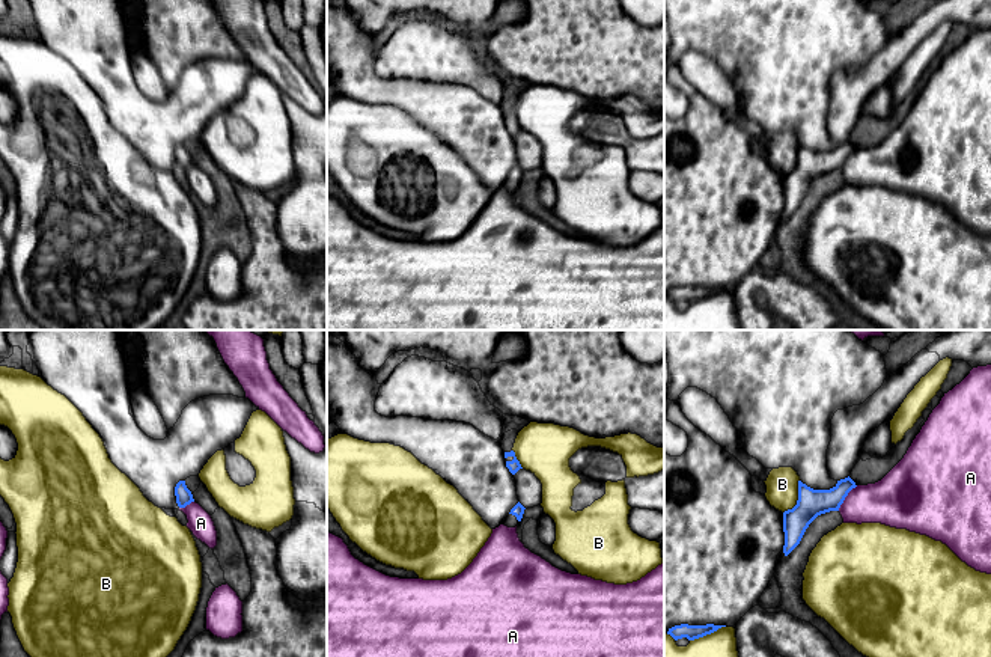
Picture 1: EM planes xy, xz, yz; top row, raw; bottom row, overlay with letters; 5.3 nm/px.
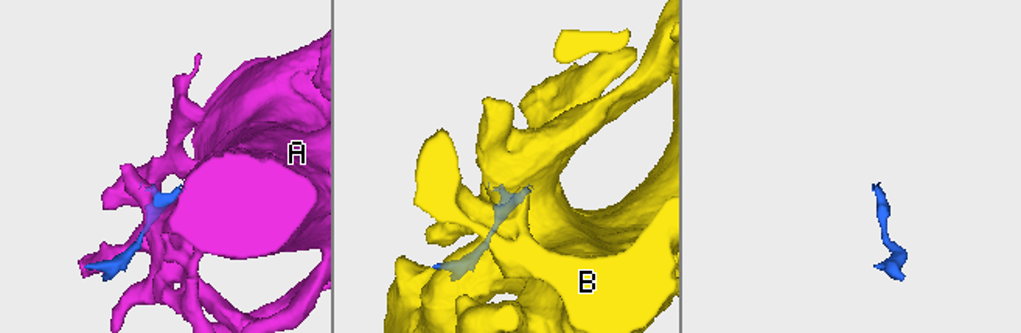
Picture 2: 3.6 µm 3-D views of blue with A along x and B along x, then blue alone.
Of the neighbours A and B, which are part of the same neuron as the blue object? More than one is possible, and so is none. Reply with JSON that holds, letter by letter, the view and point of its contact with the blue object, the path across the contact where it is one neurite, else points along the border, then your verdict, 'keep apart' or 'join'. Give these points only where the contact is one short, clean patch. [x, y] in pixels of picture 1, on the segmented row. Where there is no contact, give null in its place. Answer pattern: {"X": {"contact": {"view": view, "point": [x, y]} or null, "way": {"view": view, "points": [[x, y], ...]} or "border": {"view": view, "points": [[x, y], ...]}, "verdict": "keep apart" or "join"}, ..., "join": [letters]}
{"A": {"contact": {"view": "yz", "point": [845, 496]}, "verdict": "keep apart"}, "B": {"contact": {"view": "yz", "point": [798, 498]}, "border": {"view": "yz", "points": [[798, 479], [798, 499], [783, 513]]}, "verdict": "keep apart"}, "join": []}

